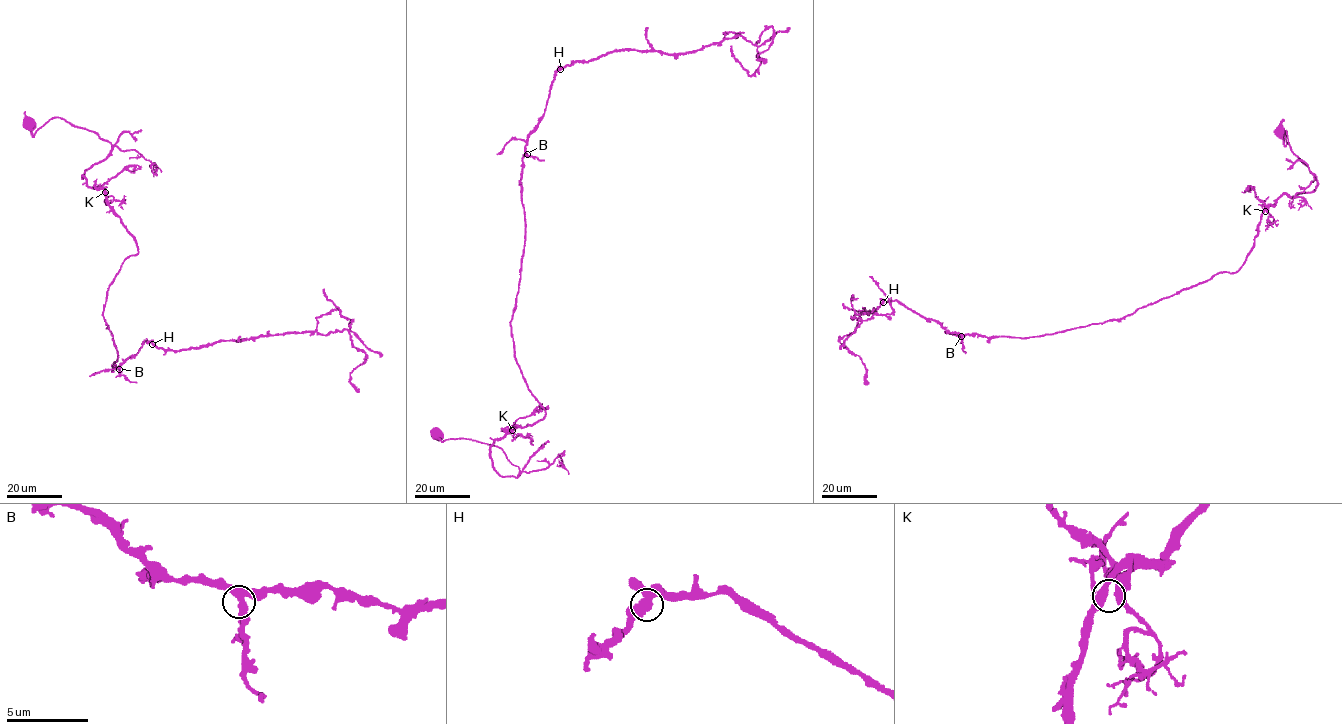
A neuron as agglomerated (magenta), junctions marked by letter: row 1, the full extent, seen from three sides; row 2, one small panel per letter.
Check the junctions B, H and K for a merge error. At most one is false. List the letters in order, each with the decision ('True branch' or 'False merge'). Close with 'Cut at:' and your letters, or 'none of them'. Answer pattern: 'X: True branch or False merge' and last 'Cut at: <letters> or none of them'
B: True branch
H: True branch
K: True branch
Cut at: none of them

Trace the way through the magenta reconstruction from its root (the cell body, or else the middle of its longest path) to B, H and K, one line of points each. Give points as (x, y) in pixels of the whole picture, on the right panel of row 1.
B: (1280, 130), (1318, 184), (1267, 206), (1254, 246), (1235, 272), (1220, 271), (1121, 319), (1036, 336), (961, 336)
H: (1280, 130), (1318, 184), (1267, 206), (1235, 272), (1121, 319), (1024, 338), (949, 333), (896, 300), (883, 302)
K: (1280, 130), (1286, 145), (1286, 131), (1291, 150), (1318, 184), (1312, 192), (1292, 196), (1283, 194), (1265, 211)

